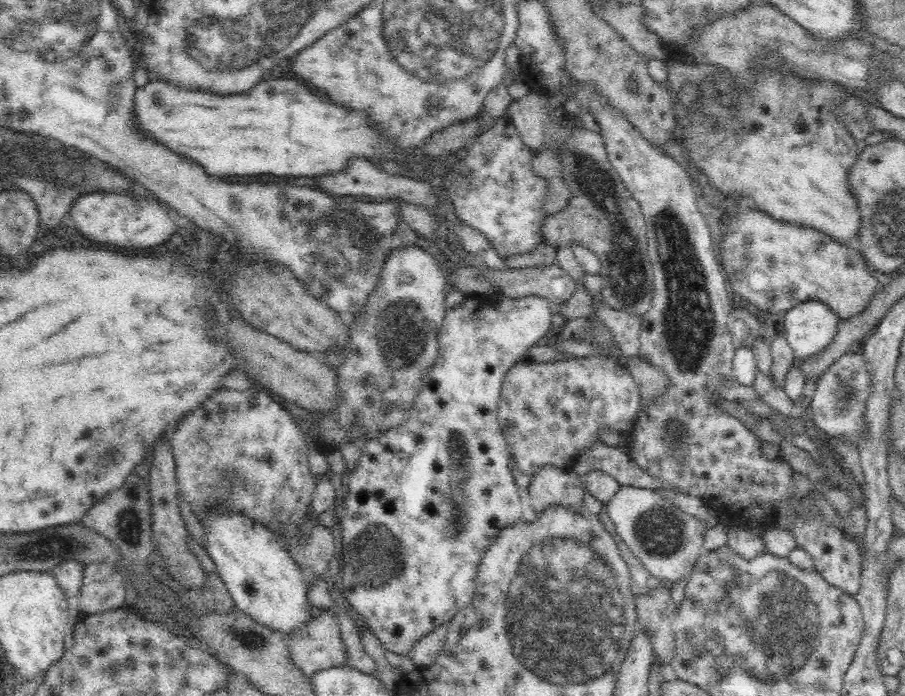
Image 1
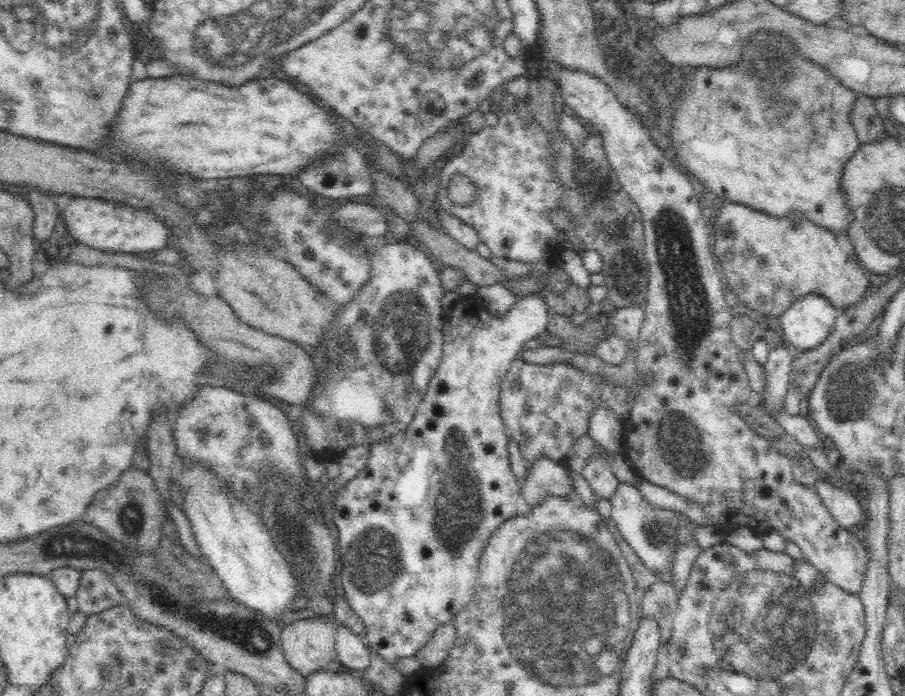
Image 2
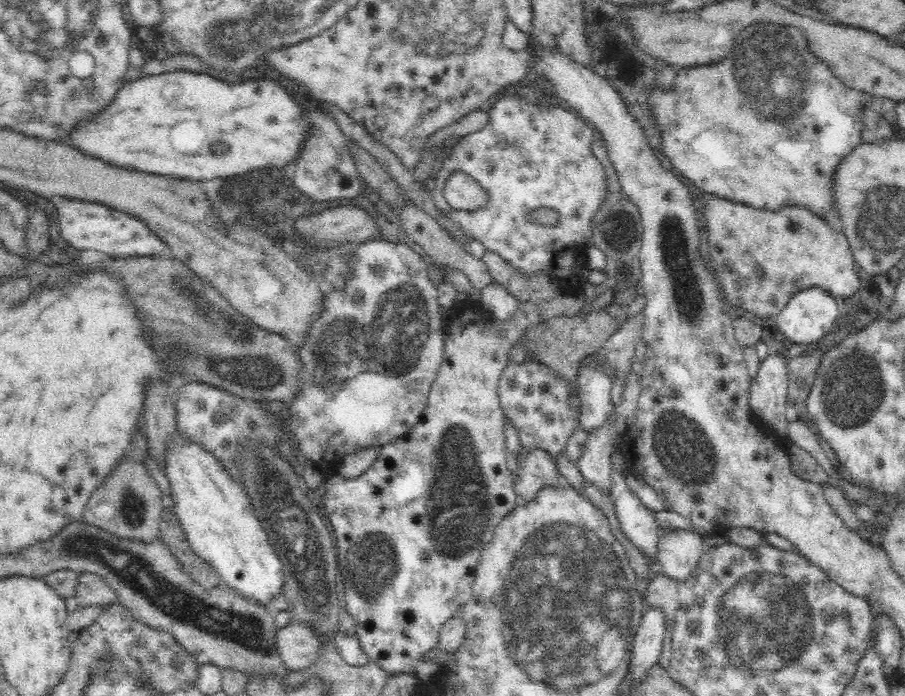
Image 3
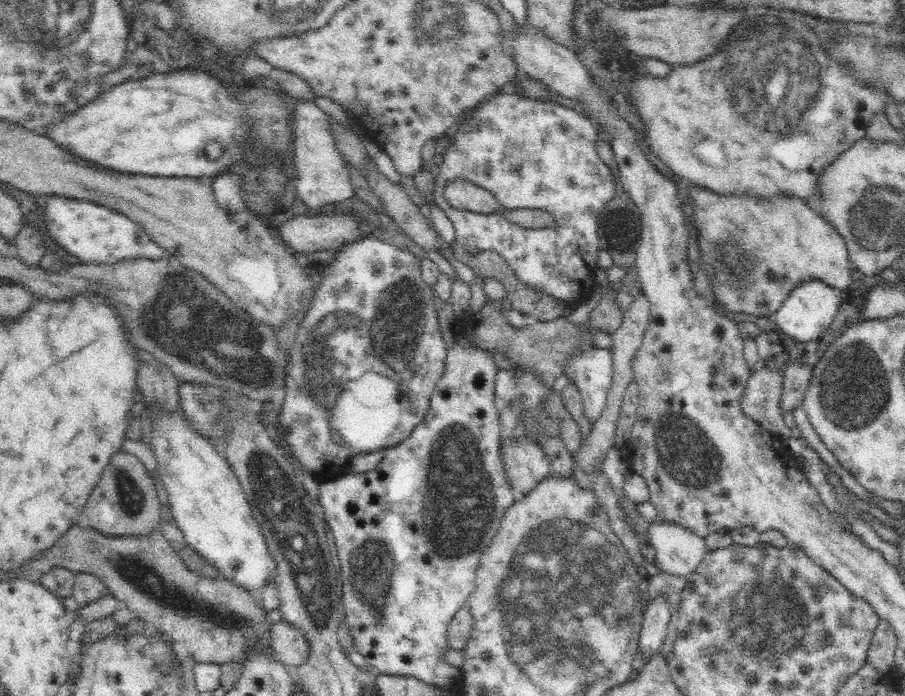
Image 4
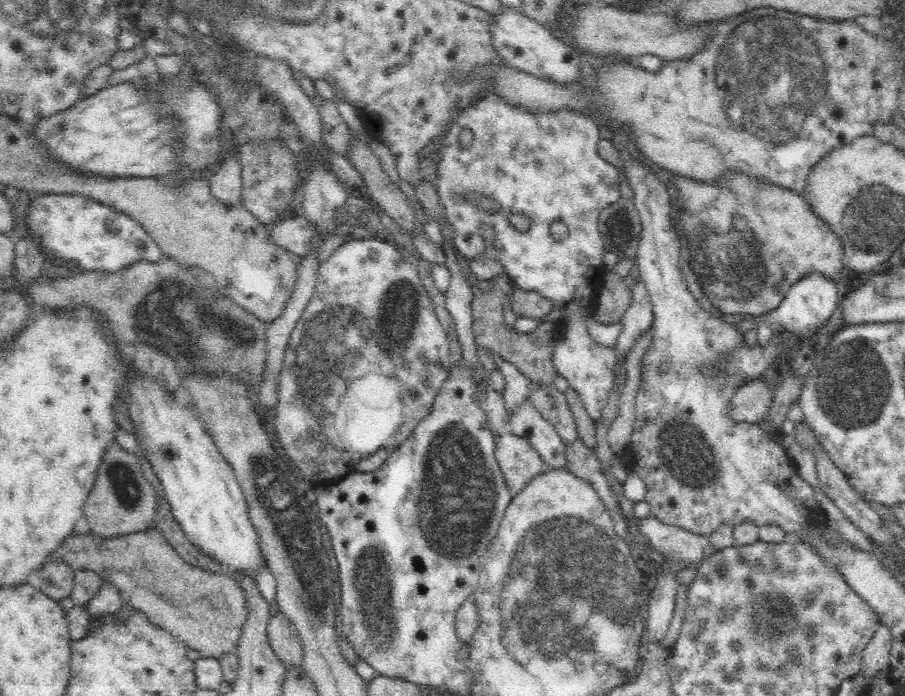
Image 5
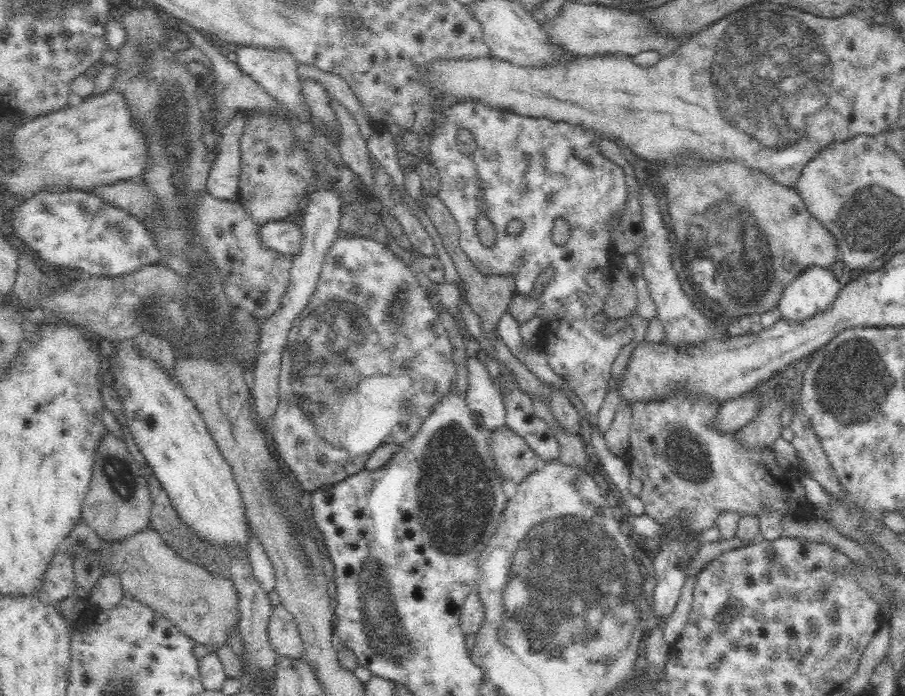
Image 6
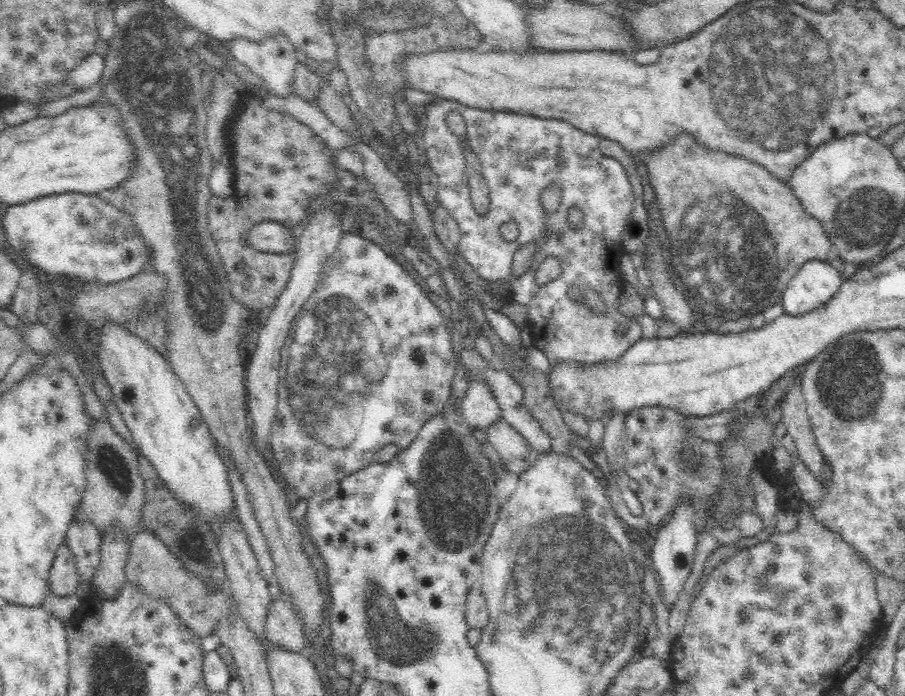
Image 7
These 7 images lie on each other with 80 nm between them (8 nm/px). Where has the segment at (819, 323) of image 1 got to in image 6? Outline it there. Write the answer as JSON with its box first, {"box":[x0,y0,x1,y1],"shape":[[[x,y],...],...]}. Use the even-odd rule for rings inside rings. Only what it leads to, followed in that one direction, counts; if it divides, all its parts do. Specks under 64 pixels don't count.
{"box":[779,264,840,320],"shape":[[[810,264],[791,280],[779,300],[781,316],[802,320],[826,310],[840,290],[840,282],[830,267]]]}

